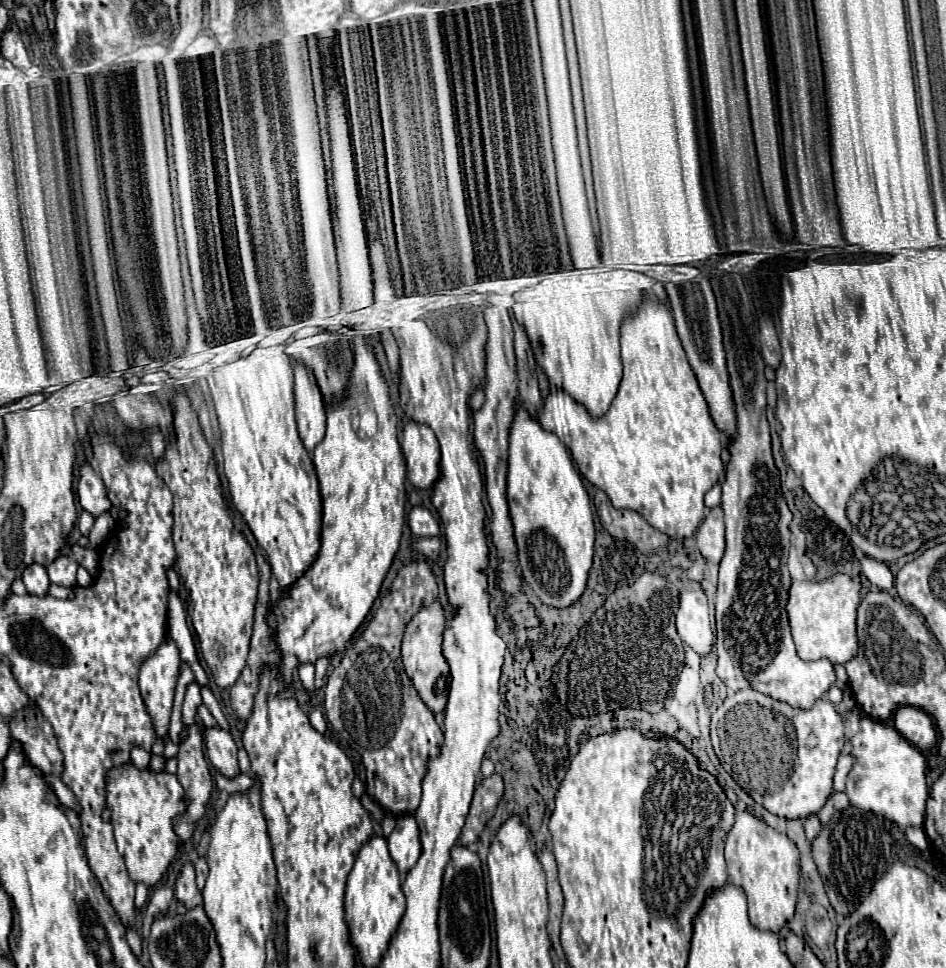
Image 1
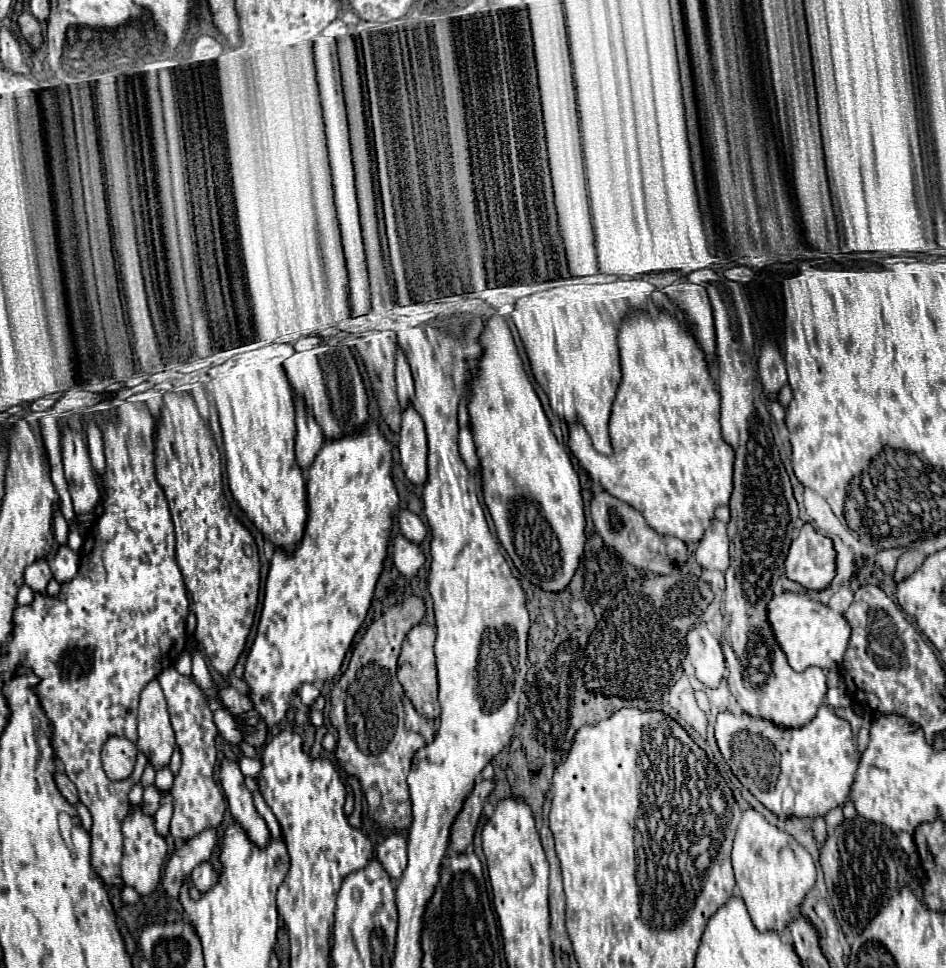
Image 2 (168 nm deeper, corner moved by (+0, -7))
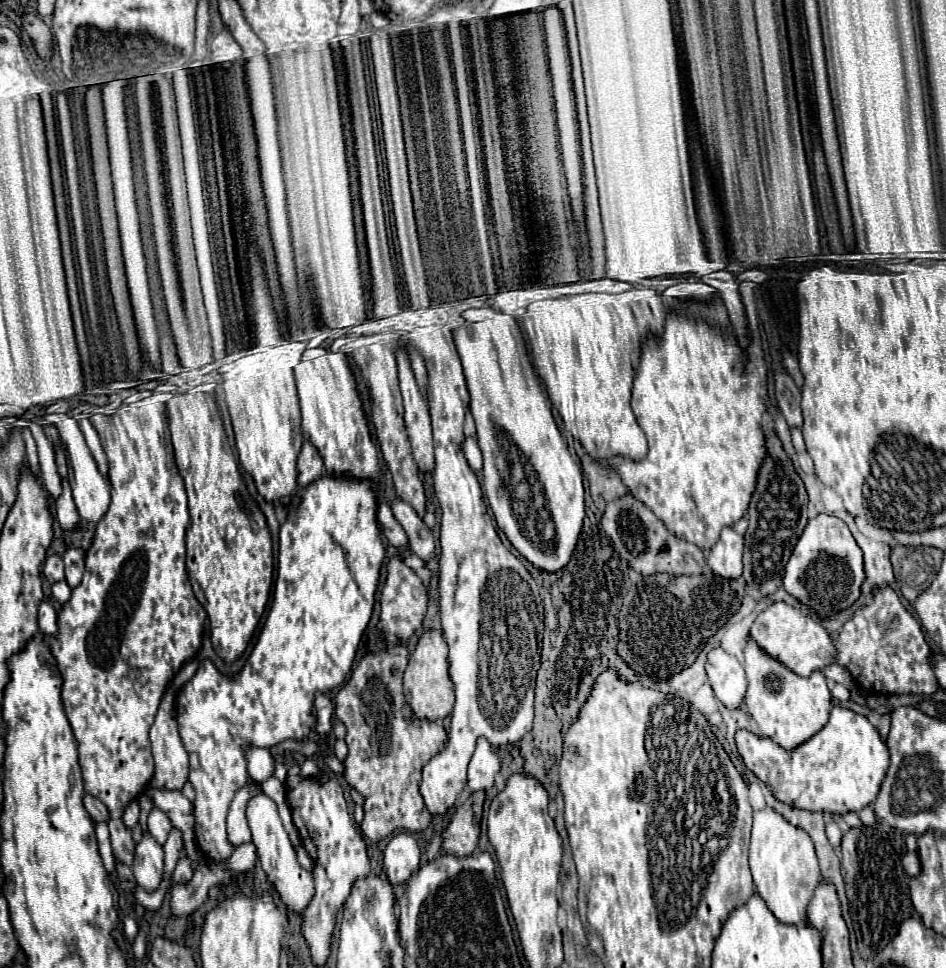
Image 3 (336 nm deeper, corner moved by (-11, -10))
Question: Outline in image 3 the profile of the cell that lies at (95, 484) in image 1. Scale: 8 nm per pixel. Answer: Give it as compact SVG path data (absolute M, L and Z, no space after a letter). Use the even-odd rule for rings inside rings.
M45 414L43 416L47 422L53 422L61 434L61 440L65 444L65 450L67 450L67 456L69 456L69 468L71 468L71 478L69 478L69 484L71 484L71 490L73 490L73 500L75 500L75 506L81 514L81 520L83 520L83 526L89 530L89 532L77 532L73 534L73 540L71 540L71 534L65 536L67 544L71 546L79 546L83 550L89 548L91 544L91 534L93 534L93 528L97 524L97 520L101 520L101 516L107 512L109 508L109 486L105 482L105 478L101 476L101 472L97 470L97 464L85 444L85 438L83 438L83 432L77 424L75 418L71 418L69 414Z

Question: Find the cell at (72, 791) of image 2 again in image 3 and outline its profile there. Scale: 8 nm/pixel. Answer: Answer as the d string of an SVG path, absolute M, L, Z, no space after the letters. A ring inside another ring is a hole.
M85 794L83 796L83 806L85 806L85 810L91 814L91 818L95 820L95 822L107 822L109 820L109 814L107 814L107 808L95 798L95 796L91 796L91 794Z

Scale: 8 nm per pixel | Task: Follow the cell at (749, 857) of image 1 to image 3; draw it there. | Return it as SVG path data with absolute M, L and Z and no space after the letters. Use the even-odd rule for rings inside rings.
M771 808L753 812L749 868L753 874L757 894L765 900L773 916L781 924L805 924L805 908L813 896L813 890L821 882L821 872L809 834L801 832L801 828L791 826L781 814L773 812Z

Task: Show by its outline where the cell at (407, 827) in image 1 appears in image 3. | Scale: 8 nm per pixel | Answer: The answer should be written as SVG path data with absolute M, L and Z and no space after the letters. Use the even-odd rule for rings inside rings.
M397 834L389 840L385 852L383 852L383 868L387 872L389 882L403 884L411 878L415 870L419 870L419 844L411 834Z

